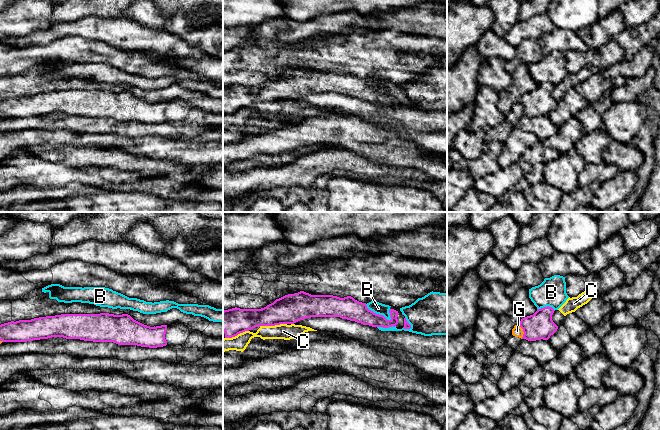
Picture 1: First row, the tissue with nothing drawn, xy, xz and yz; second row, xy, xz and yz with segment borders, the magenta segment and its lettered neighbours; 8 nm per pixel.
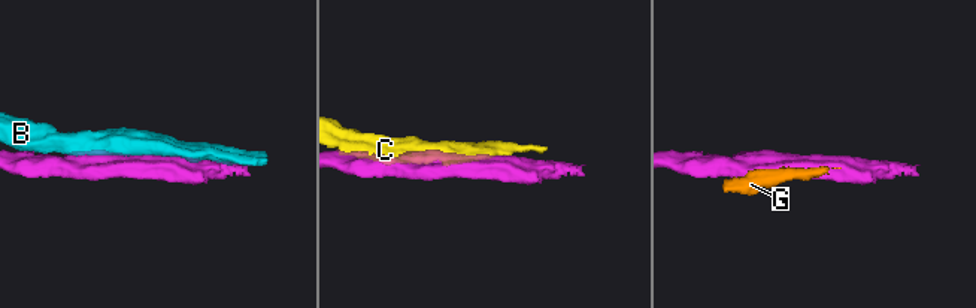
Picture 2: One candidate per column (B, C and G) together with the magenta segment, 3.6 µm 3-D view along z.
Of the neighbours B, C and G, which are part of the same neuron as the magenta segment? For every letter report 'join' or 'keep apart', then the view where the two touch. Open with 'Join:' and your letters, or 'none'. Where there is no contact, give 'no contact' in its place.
Join: none
B: keep apart; meets magenta in xz
C: keep apart; meets magenta in xz
G: keep apart; meets magenta in yz

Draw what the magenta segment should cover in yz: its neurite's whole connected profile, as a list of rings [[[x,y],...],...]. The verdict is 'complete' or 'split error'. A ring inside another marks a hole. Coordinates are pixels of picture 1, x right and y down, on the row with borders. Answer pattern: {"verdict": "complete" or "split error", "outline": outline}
{"verdict": "complete", "outline": [[[547,306],[537,309],[533,315],[522,318],[519,323],[524,332],[522,339],[528,341],[548,340],[558,329],[552,320],[554,311],[552,307]]]}

